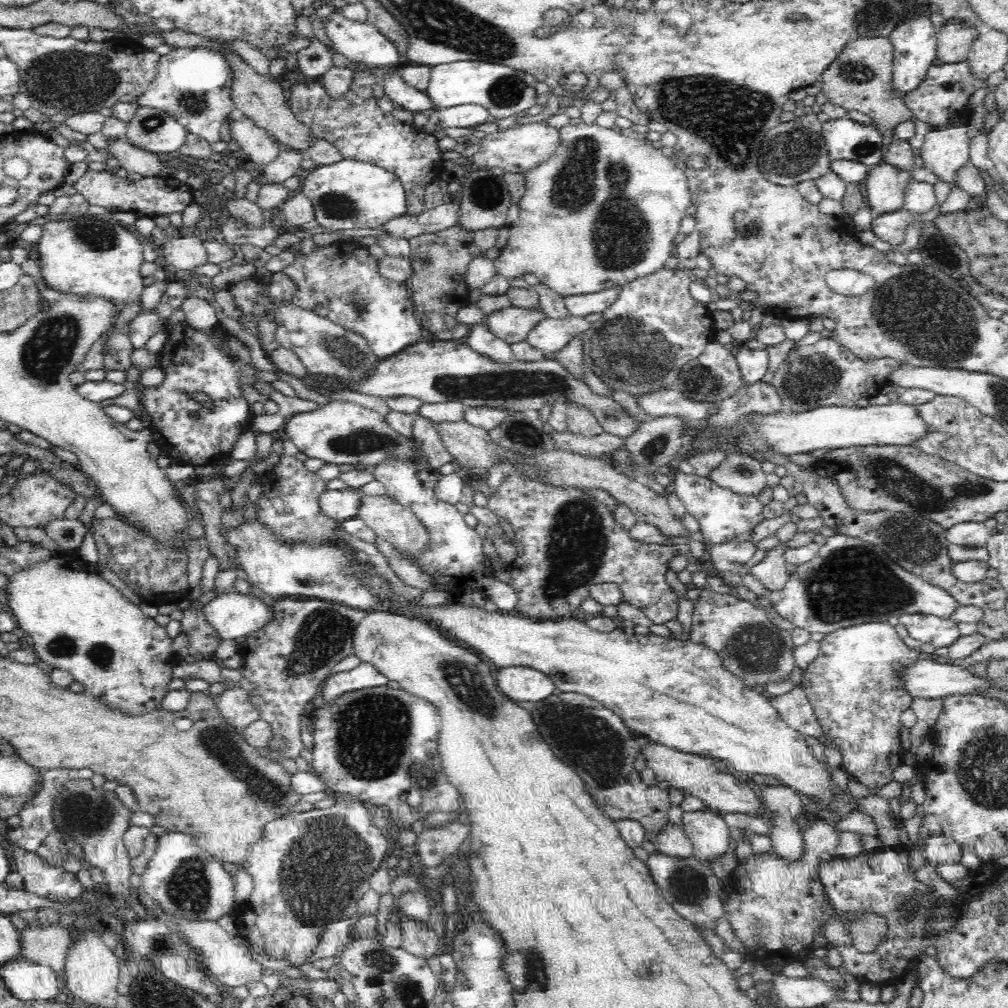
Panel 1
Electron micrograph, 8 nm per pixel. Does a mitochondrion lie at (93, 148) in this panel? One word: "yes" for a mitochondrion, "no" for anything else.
no

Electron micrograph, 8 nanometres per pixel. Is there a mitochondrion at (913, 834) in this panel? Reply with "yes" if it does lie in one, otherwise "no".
no

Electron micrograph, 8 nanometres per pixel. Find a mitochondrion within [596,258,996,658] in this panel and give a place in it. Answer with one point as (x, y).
(915, 308)

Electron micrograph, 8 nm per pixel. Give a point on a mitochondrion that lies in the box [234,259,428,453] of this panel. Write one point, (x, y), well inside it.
(346, 352)

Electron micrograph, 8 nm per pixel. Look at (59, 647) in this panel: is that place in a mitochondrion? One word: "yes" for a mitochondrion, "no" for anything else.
yes

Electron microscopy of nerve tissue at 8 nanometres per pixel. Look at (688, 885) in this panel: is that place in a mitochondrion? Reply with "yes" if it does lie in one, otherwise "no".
yes

